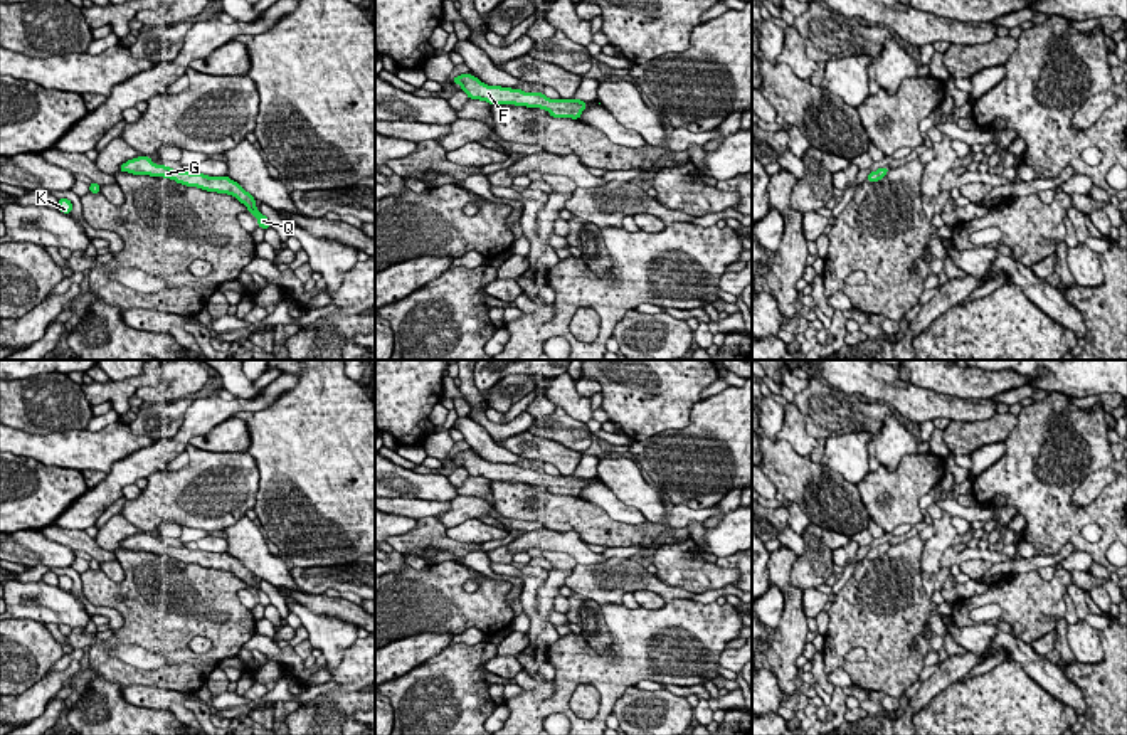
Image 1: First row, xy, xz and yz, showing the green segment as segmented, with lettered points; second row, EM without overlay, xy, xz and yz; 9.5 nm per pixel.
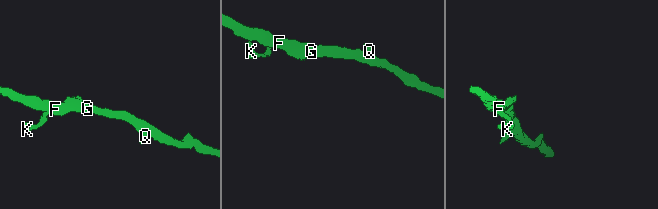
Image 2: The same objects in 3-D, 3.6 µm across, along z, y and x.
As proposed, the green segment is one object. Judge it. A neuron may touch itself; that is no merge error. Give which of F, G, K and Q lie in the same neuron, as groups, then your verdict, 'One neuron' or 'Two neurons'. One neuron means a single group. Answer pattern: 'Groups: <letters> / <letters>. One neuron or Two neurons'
Groups: F G K Q. One neuron

